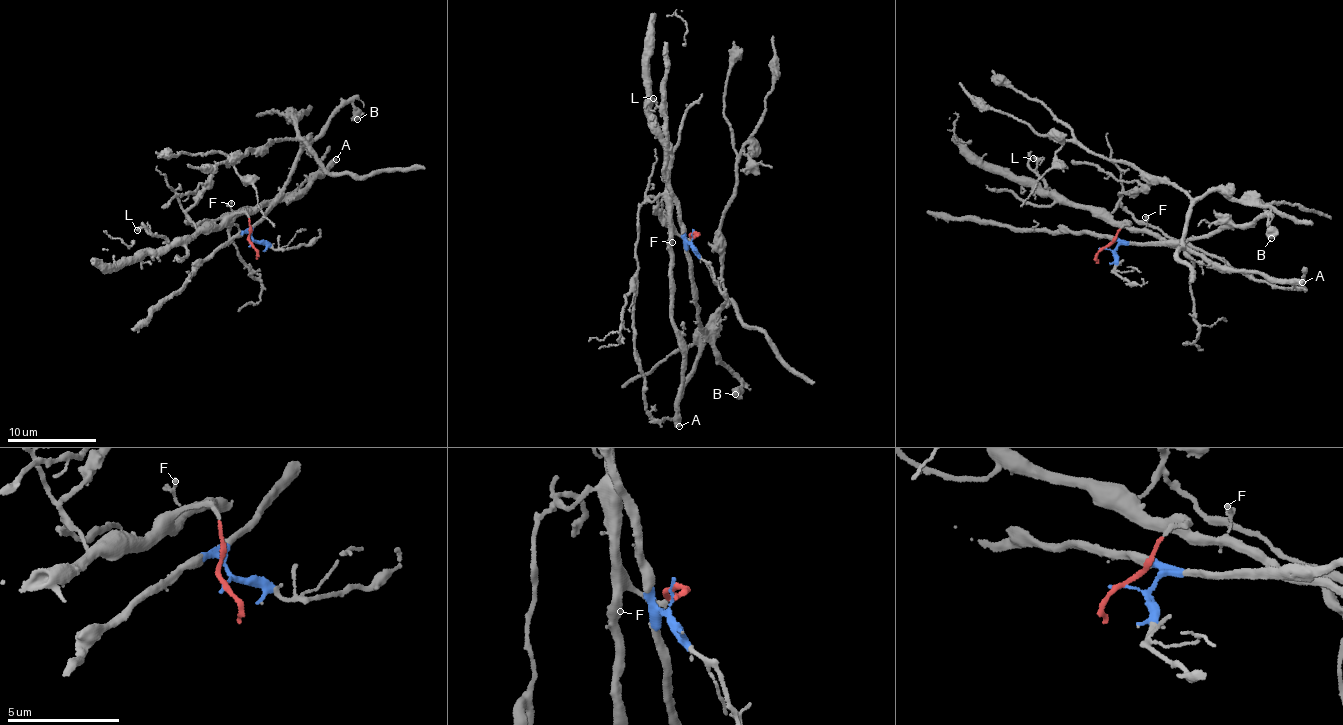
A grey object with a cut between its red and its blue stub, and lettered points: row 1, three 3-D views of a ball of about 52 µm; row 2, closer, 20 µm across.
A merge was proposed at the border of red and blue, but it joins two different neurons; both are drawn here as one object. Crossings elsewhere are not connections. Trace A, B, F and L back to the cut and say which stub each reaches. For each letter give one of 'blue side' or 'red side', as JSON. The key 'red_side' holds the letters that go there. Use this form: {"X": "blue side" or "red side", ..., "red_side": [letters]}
{"A": "red side", "B": "blue side", "F": "red side", "L": "red side", "red_side": ["A", "F", "L"]}

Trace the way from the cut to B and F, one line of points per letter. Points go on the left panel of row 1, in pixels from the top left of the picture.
B: (250, 244), (254, 241), (251, 229), (278, 200), (304, 148), (324, 124), (348, 103), (354, 106), (358, 119)
F: (250, 244), (246, 213), (237, 212), (231, 219), (231, 203)

